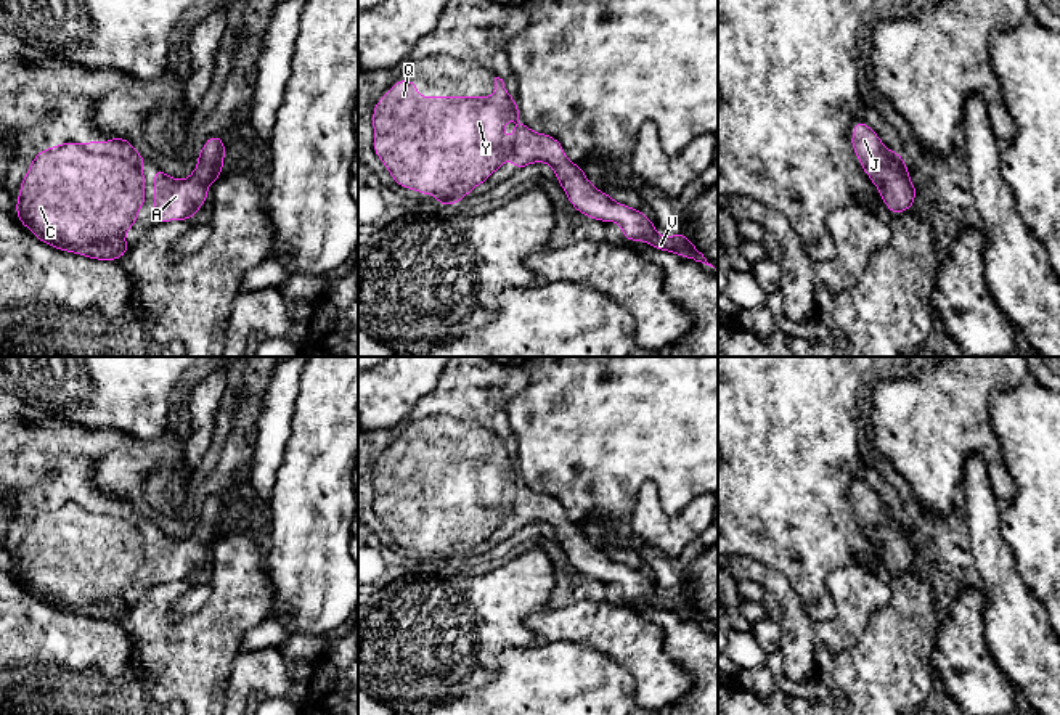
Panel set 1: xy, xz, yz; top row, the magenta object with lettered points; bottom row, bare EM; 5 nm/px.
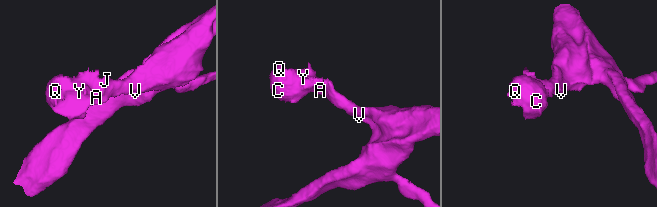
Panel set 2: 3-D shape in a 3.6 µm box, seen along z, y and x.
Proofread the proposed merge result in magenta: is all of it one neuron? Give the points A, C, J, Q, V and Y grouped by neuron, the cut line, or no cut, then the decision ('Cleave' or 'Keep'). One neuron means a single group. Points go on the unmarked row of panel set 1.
Groups: A C J Q V Y. No split. Keep

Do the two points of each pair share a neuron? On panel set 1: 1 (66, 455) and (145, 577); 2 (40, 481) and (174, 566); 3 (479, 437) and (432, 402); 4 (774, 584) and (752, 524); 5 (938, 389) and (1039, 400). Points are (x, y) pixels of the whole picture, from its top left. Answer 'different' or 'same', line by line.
1: same
2: same
3: same
4: different
5: different

